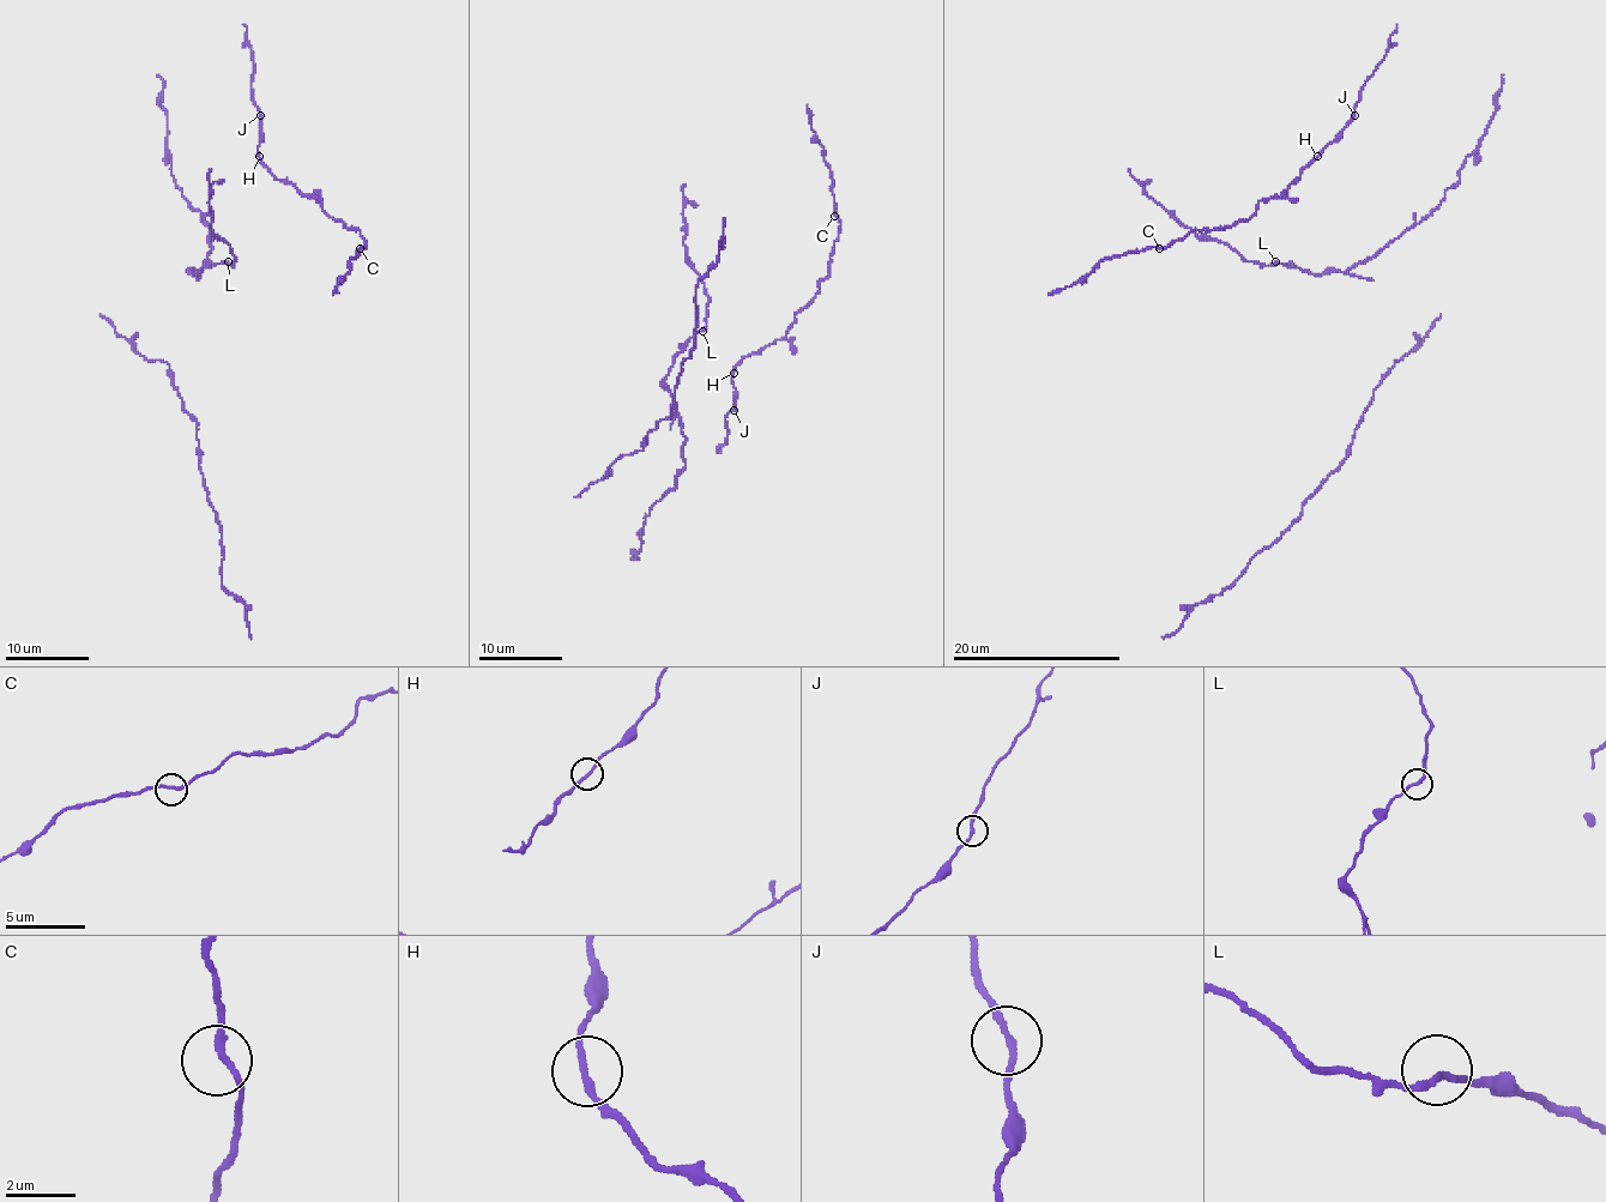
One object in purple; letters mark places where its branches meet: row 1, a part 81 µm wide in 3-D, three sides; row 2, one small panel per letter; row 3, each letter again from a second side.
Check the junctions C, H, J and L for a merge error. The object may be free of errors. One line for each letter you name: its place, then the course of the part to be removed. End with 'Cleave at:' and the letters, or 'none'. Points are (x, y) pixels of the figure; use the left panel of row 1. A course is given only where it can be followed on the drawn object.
Cleave at: none

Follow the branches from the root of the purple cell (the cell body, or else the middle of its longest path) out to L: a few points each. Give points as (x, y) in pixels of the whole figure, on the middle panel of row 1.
L: (670, 423), (675, 406), (664, 378), (681, 348), (702, 331)

